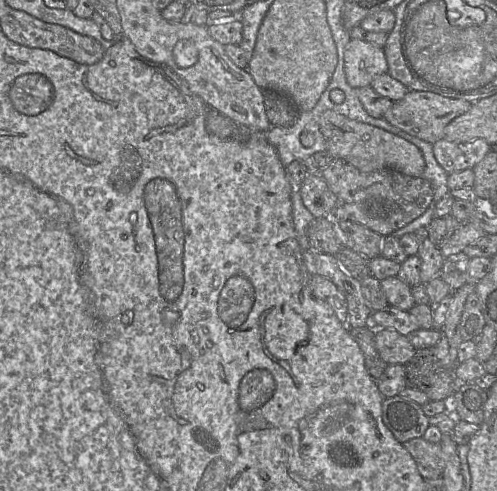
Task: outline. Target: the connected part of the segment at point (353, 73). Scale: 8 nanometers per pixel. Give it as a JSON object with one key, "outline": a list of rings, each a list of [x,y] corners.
{"outline":[[[351,38],[344,50],[344,71],[351,87],[370,86],[376,77],[388,72],[384,48]]]}

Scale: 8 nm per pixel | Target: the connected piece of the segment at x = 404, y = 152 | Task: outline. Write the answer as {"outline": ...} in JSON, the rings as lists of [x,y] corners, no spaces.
{"outline":[[[333,110],[322,113],[319,127],[325,139],[327,151],[333,158],[347,162],[361,172],[394,169],[412,177],[422,176],[424,172],[425,159],[420,149],[381,128],[349,119]]]}

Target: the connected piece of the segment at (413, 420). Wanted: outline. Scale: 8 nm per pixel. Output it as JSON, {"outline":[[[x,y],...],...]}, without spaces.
{"outline":[[[399,395],[384,399],[382,418],[384,424],[402,444],[423,437],[430,426],[422,406]]]}

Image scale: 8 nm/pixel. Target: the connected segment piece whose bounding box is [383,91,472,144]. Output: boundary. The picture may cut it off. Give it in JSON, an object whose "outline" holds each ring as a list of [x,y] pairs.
{"outline":[[[408,91],[401,100],[393,103],[383,118],[409,135],[434,144],[444,139],[445,127],[453,119],[467,112],[471,106],[472,103],[468,101],[447,98],[432,92]]]}

